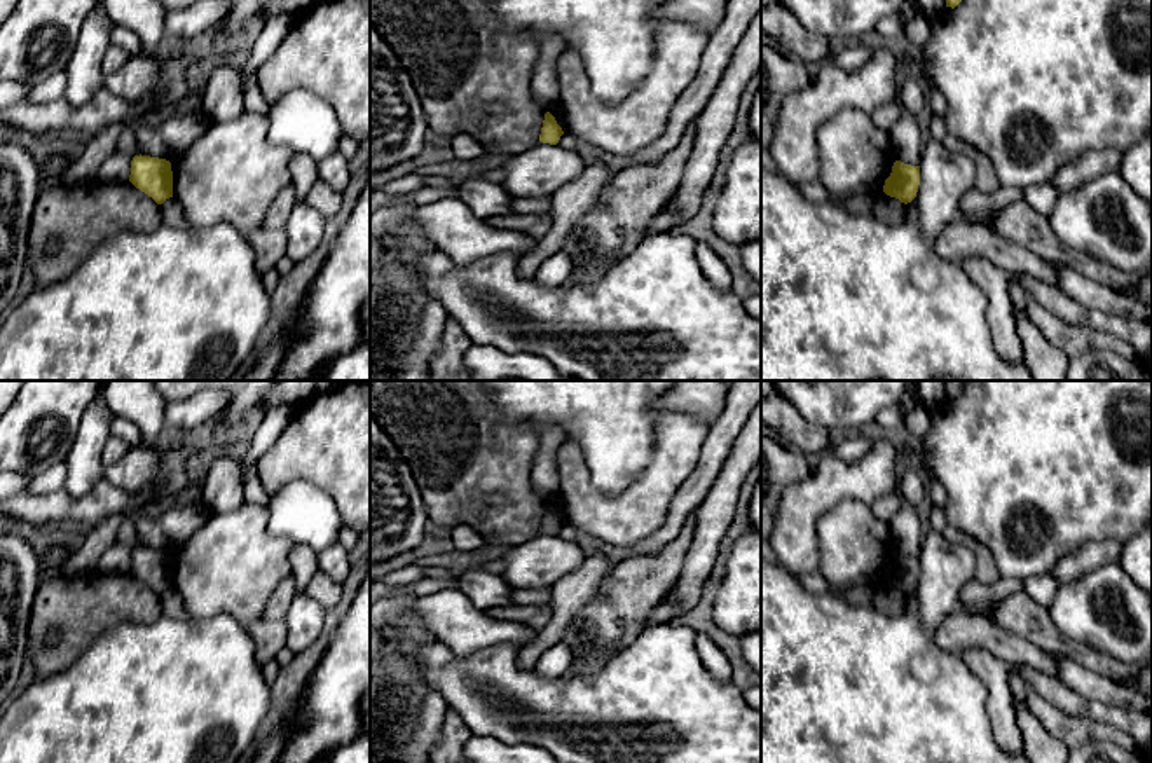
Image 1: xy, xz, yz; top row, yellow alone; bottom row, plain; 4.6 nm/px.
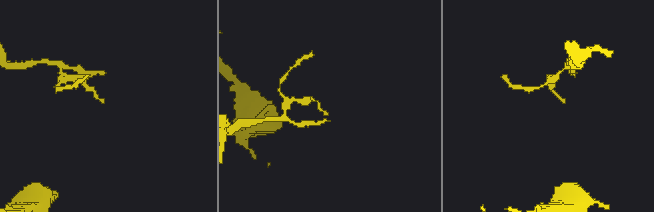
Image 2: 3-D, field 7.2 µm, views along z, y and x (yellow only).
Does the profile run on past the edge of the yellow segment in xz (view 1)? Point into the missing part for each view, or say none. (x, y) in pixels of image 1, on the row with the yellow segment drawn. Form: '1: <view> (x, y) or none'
1: none

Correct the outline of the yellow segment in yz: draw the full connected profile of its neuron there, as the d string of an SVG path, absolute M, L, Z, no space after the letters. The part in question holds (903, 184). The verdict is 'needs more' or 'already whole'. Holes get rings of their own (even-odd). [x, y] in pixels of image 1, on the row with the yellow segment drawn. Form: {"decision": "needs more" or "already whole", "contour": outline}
{"decision": "already whole", "contour": "M895 161L890 176L885 180L883 192L908 204L916 197L920 185L920 166Z"}

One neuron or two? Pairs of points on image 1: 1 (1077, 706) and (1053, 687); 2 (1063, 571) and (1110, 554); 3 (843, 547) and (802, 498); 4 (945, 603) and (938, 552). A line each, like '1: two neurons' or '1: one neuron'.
1: one neuron
2: one neuron
3: two neurons
4: one neuron

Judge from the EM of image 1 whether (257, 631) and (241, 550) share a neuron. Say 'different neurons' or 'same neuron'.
different neurons

